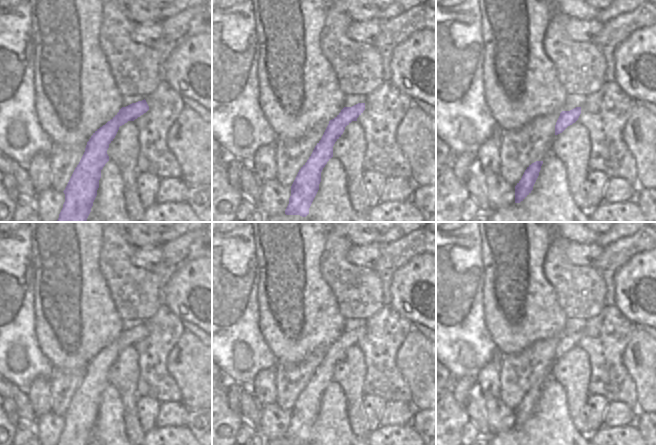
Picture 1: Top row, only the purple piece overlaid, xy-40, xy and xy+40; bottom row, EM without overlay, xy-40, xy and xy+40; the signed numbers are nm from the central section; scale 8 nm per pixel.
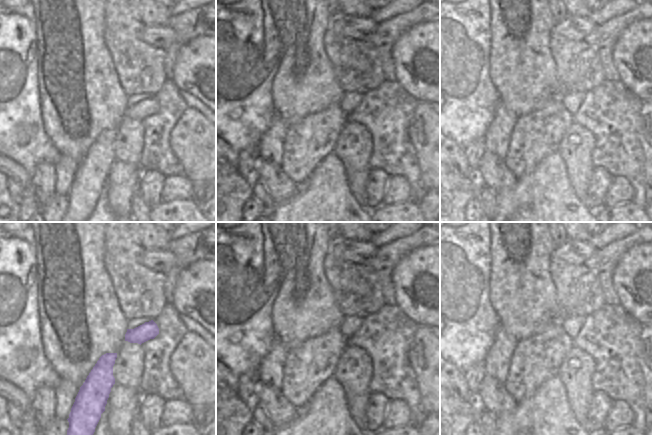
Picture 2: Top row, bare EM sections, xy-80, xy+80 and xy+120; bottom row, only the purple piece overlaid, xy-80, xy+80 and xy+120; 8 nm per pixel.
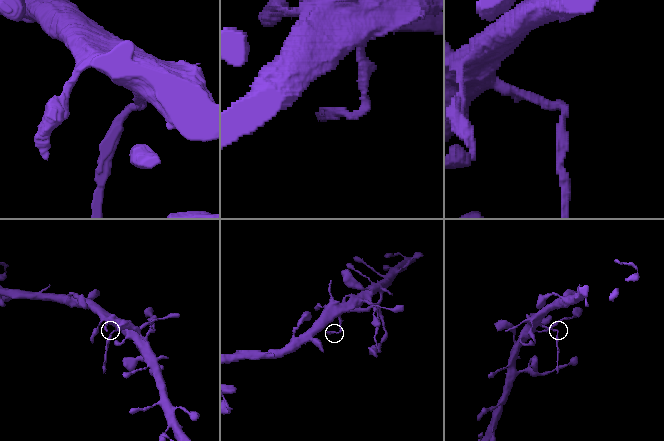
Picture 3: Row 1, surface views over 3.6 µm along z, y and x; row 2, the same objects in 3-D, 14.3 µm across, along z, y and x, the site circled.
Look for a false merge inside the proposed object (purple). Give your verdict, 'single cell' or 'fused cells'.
fused cells

